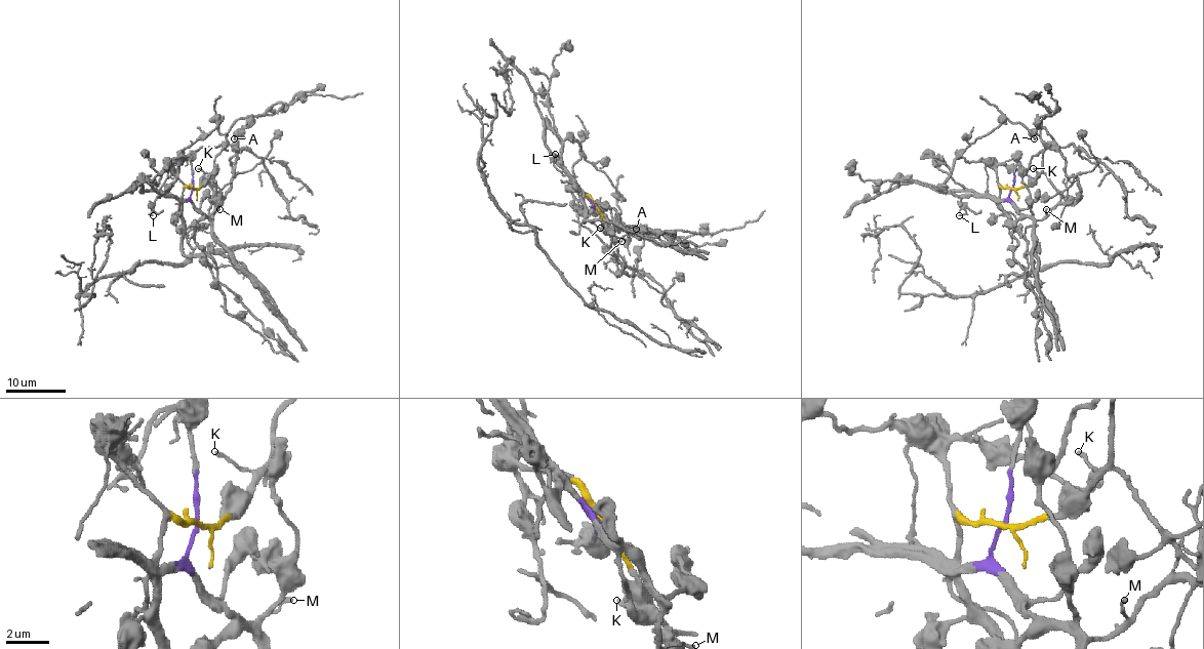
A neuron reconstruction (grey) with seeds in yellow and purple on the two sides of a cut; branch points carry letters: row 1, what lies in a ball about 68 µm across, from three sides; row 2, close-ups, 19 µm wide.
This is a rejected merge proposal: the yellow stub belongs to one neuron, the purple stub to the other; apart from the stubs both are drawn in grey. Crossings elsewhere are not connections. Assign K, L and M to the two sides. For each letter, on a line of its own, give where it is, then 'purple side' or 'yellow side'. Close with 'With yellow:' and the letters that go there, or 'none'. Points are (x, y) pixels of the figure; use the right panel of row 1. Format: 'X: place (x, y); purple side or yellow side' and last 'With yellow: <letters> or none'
K: place (1033, 168); yellow side
L: place (959, 215); purple side
M: place (1046, 209); purple side
With yellow: K

